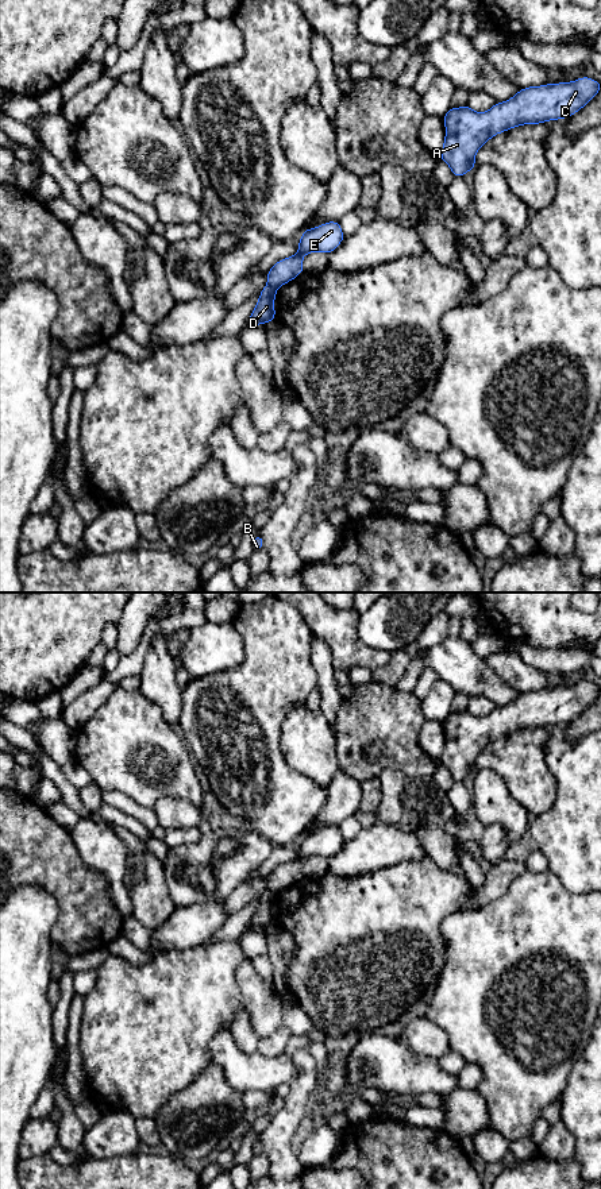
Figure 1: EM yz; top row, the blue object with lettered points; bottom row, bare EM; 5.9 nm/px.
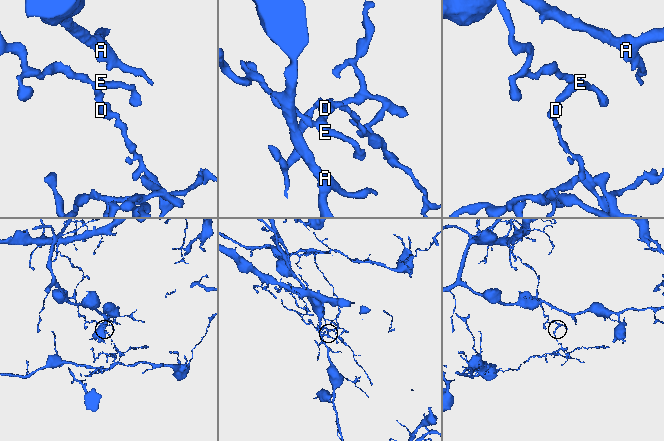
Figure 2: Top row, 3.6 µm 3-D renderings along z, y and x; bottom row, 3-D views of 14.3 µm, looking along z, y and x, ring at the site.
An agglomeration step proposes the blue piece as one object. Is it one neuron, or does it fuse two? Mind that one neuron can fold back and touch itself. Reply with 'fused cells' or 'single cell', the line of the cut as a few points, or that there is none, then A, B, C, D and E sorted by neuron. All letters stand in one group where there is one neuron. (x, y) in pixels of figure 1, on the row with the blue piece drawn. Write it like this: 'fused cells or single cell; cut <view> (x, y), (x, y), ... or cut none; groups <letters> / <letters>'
fused cells; cut yz (268, 284), (277, 288); groups A C E / B D

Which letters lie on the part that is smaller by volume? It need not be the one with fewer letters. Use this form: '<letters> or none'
B, D

